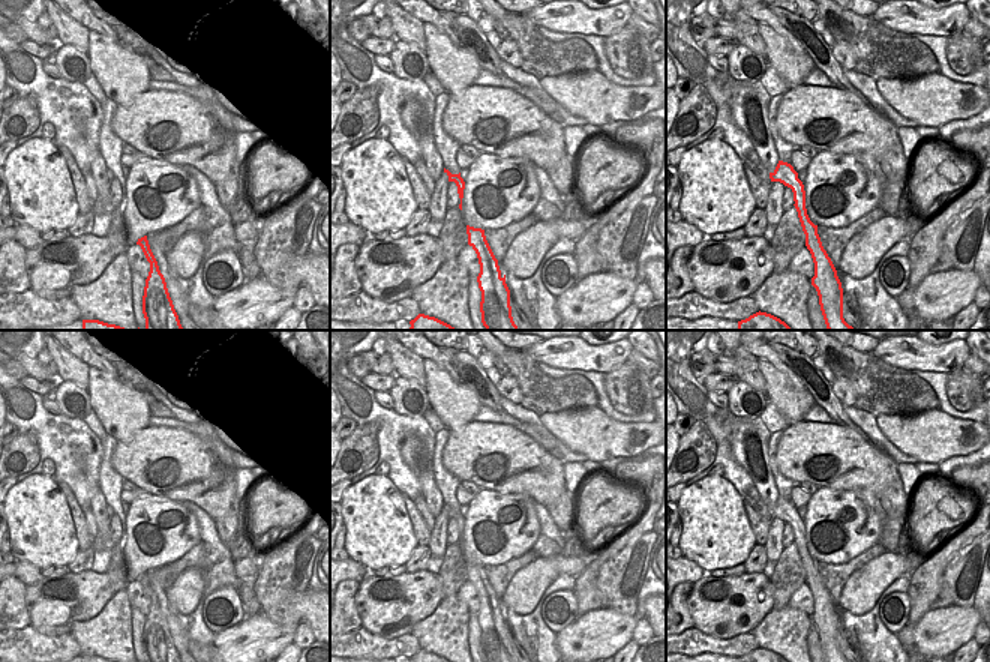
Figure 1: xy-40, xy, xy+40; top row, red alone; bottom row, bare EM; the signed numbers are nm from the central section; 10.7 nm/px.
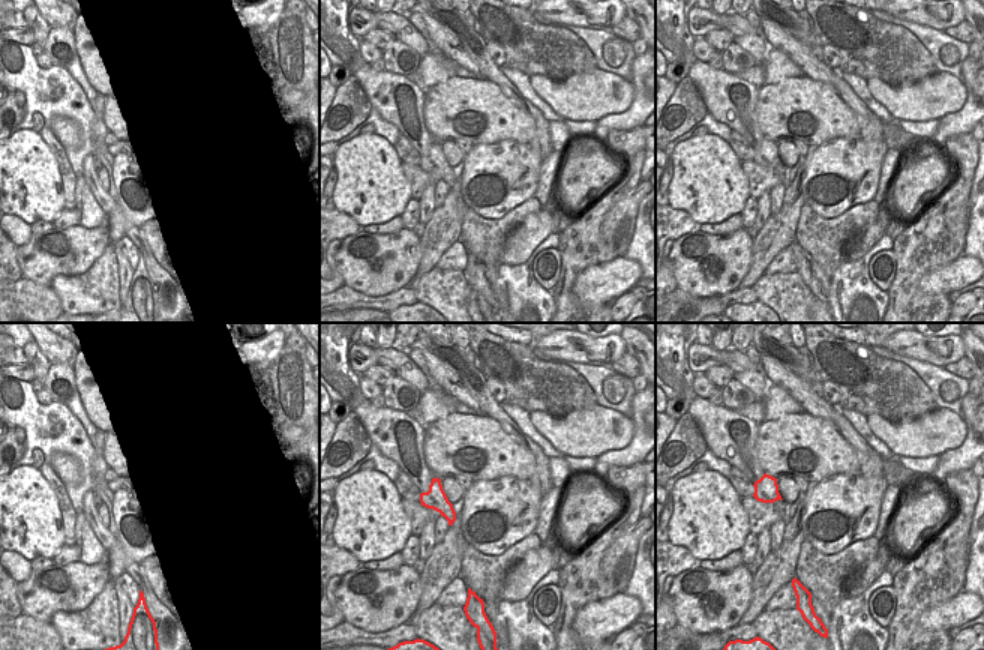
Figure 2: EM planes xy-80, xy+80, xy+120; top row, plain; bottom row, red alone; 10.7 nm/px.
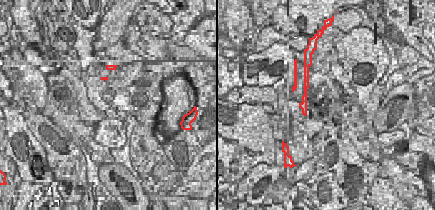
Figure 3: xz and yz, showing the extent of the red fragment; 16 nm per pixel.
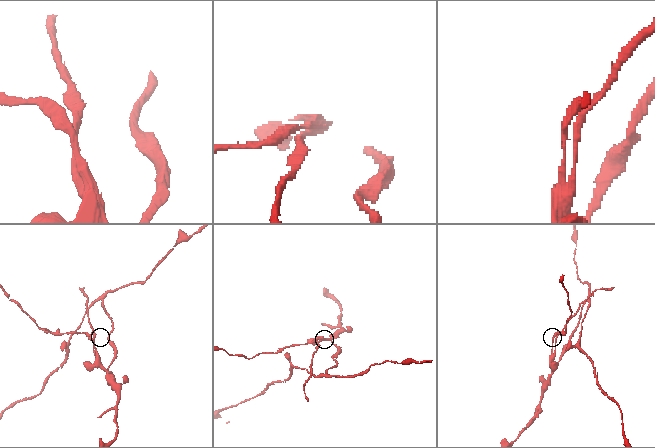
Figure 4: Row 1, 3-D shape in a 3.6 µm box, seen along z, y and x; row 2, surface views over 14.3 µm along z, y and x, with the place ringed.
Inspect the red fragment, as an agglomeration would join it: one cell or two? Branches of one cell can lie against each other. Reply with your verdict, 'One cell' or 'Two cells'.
Two cells

